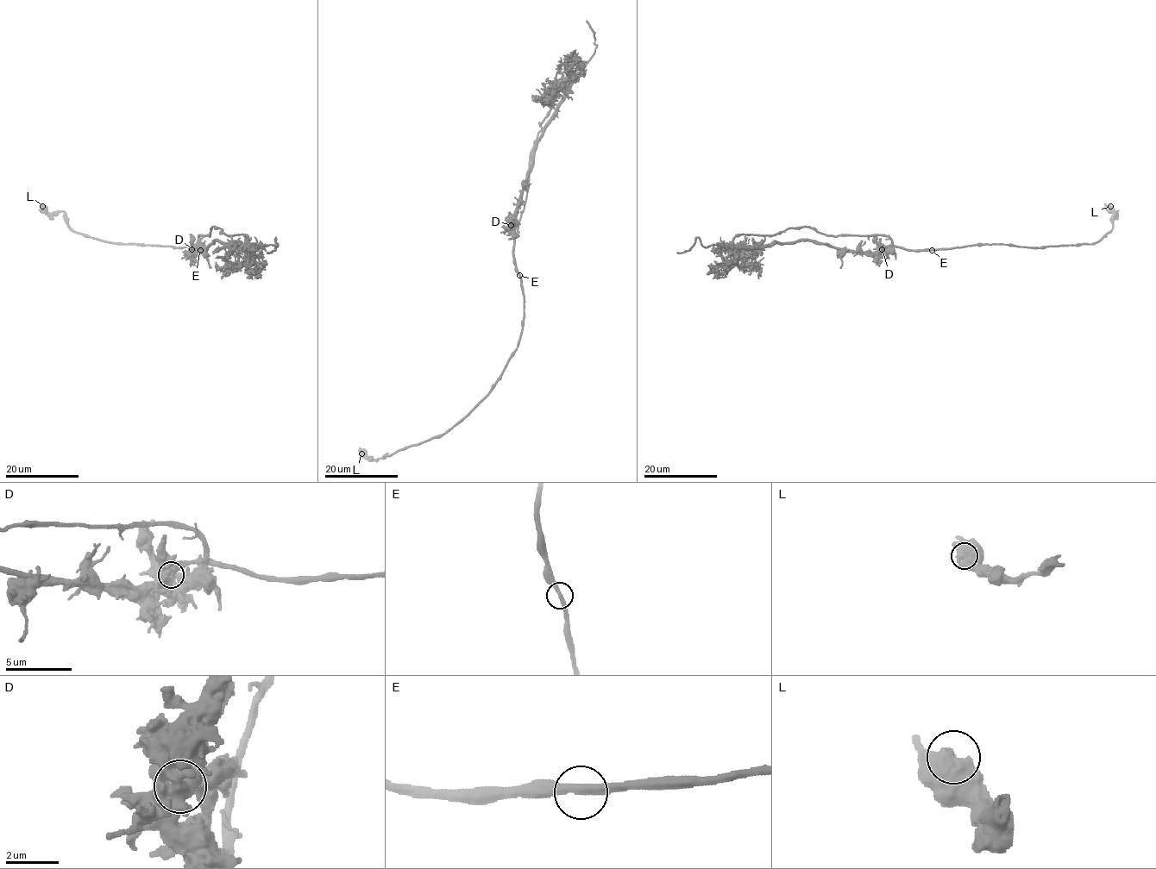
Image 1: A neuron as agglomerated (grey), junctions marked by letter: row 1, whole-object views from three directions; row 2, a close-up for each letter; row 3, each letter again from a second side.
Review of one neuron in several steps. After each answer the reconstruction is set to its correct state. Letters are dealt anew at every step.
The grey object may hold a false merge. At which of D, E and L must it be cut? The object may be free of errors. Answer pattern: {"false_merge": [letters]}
{"false_merge": ["D"]}

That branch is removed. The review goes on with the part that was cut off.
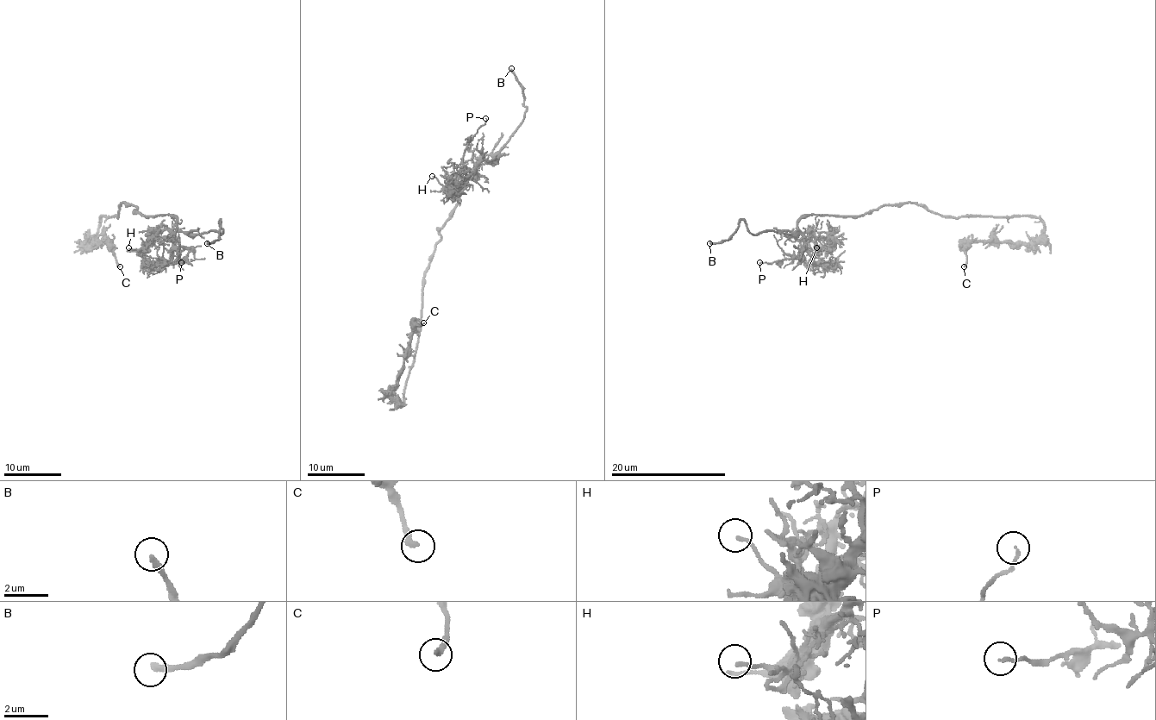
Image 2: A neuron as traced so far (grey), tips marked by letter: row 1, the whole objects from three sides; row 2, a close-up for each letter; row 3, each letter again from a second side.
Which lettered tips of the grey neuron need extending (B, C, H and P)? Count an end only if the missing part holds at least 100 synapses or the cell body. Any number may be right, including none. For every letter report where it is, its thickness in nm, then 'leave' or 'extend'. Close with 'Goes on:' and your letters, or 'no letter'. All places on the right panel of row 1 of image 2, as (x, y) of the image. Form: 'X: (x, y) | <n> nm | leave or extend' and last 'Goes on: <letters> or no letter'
B: (709, 243) | 240 nm | extend
C: (964, 266) | 280 nm | leave
H: (816, 247) | 160 nm | leave
P: (759, 262) | 130 nm | leave
Goes on: B

